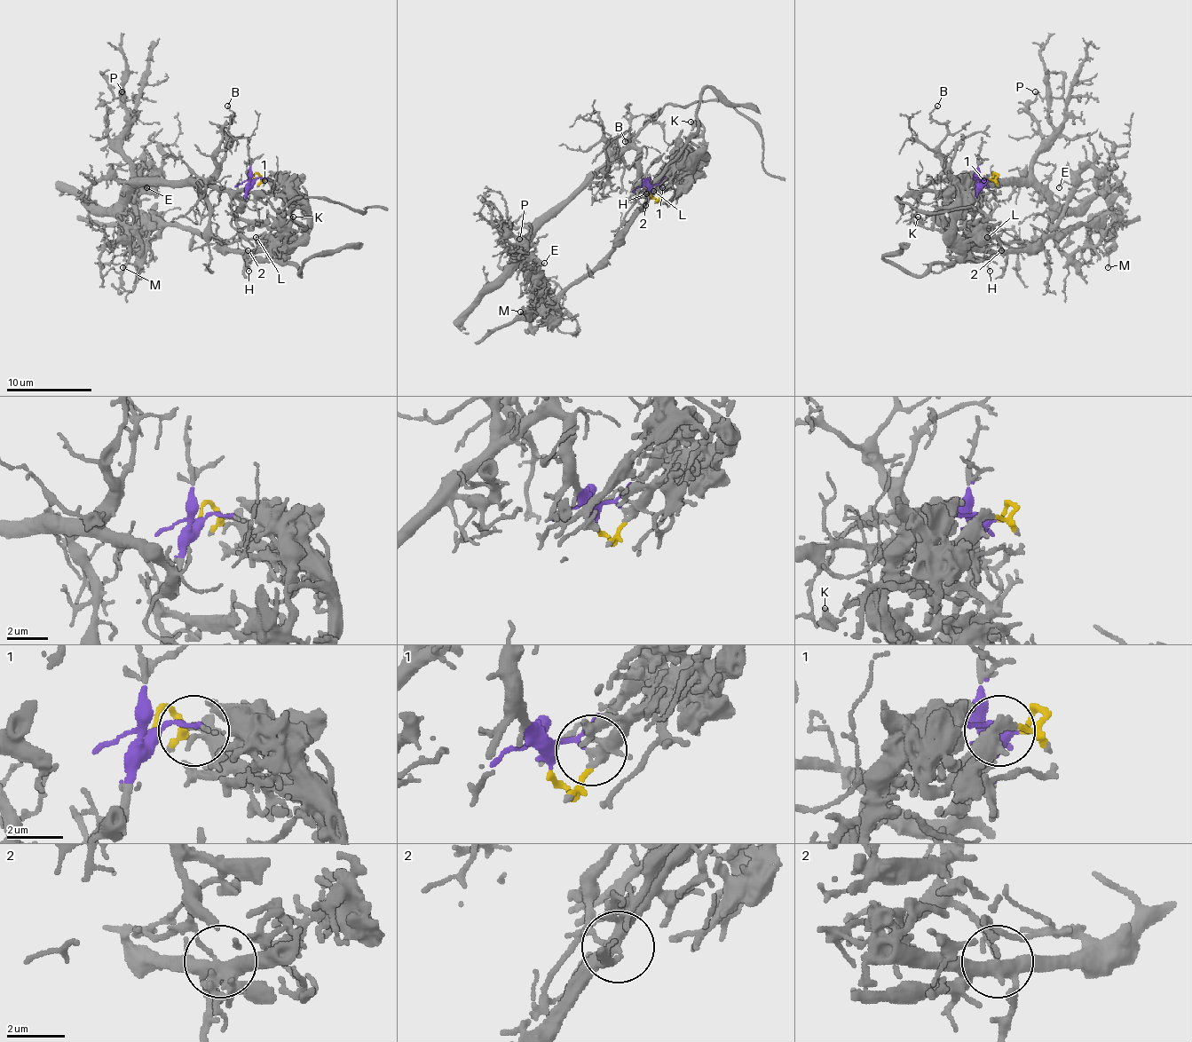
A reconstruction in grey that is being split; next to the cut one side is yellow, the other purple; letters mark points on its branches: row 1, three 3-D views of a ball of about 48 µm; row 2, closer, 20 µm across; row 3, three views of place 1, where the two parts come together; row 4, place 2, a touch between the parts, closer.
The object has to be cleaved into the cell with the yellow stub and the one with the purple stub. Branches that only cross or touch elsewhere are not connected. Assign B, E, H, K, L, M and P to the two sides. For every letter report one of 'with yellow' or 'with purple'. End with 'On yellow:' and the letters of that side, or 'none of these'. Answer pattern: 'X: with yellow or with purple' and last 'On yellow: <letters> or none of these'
B: with purple
E: with purple
H: with yellow
K: with yellow
L: with yellow
M: with yellow
P: with purple
On yellow: H, K, L, M

